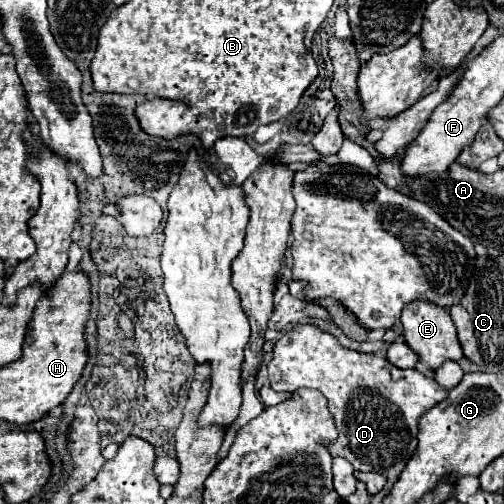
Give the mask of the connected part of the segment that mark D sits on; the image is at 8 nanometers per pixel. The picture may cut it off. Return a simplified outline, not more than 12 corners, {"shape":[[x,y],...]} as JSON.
{"shape":[[297,325],[275,391],[319,389],[357,471],[399,475],[447,389]]}

